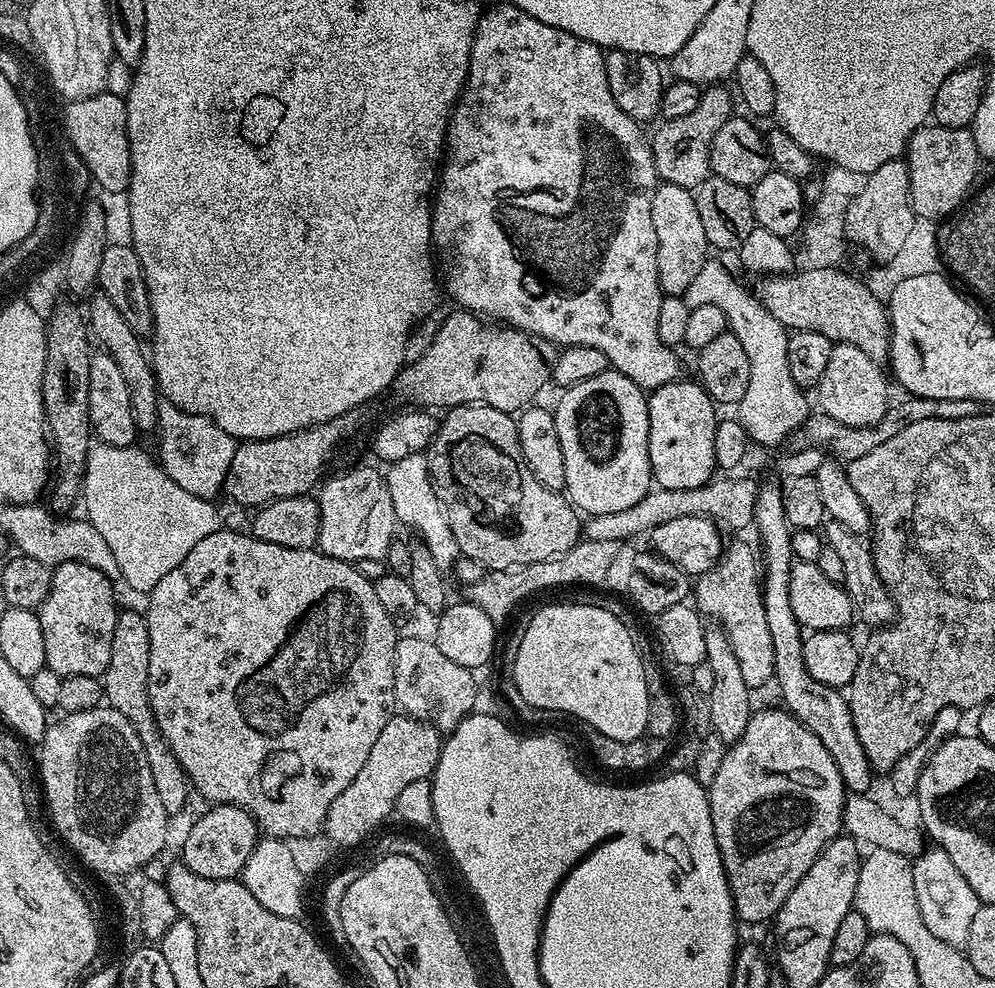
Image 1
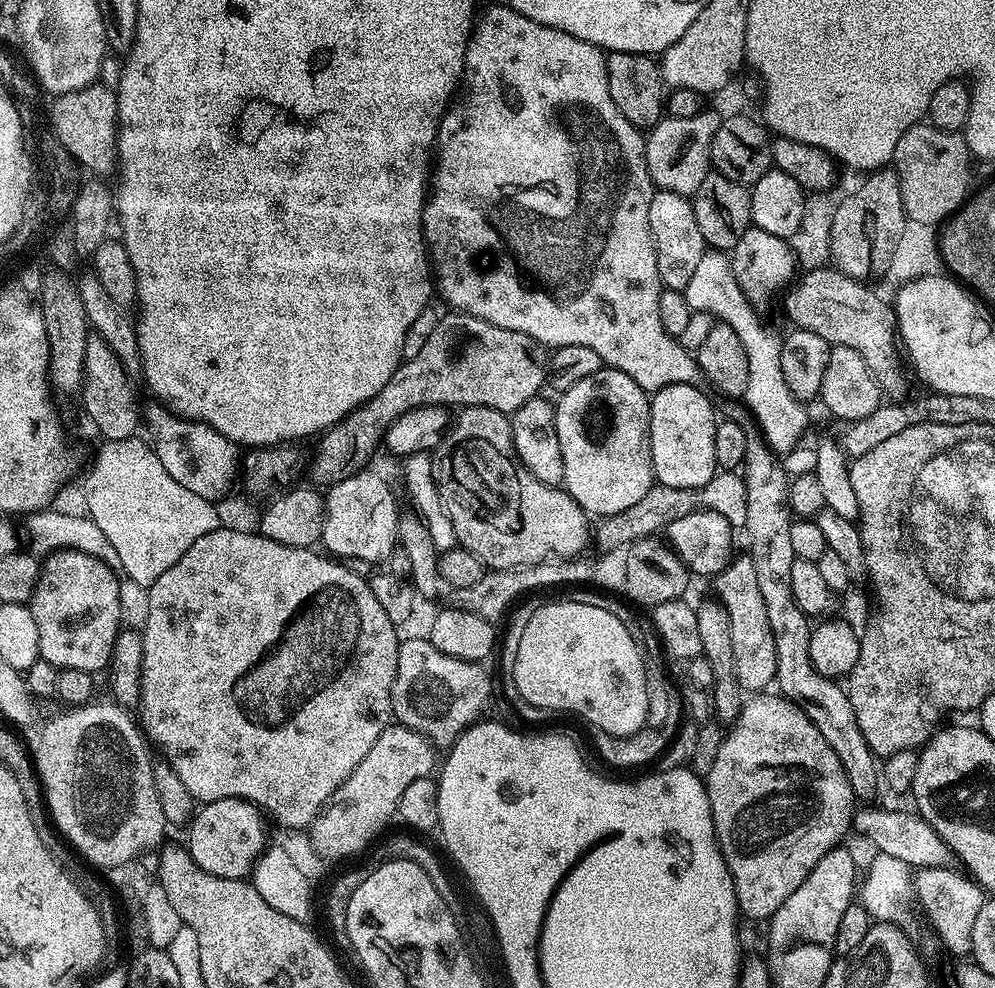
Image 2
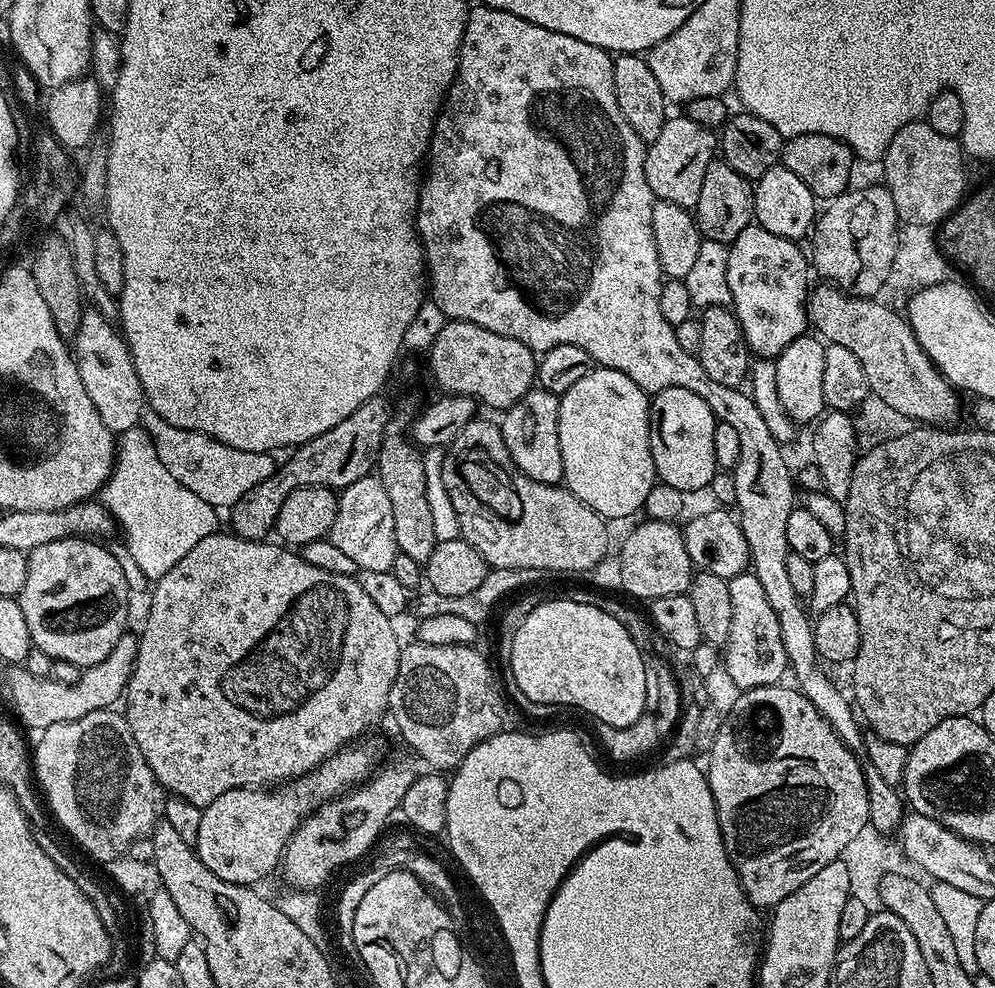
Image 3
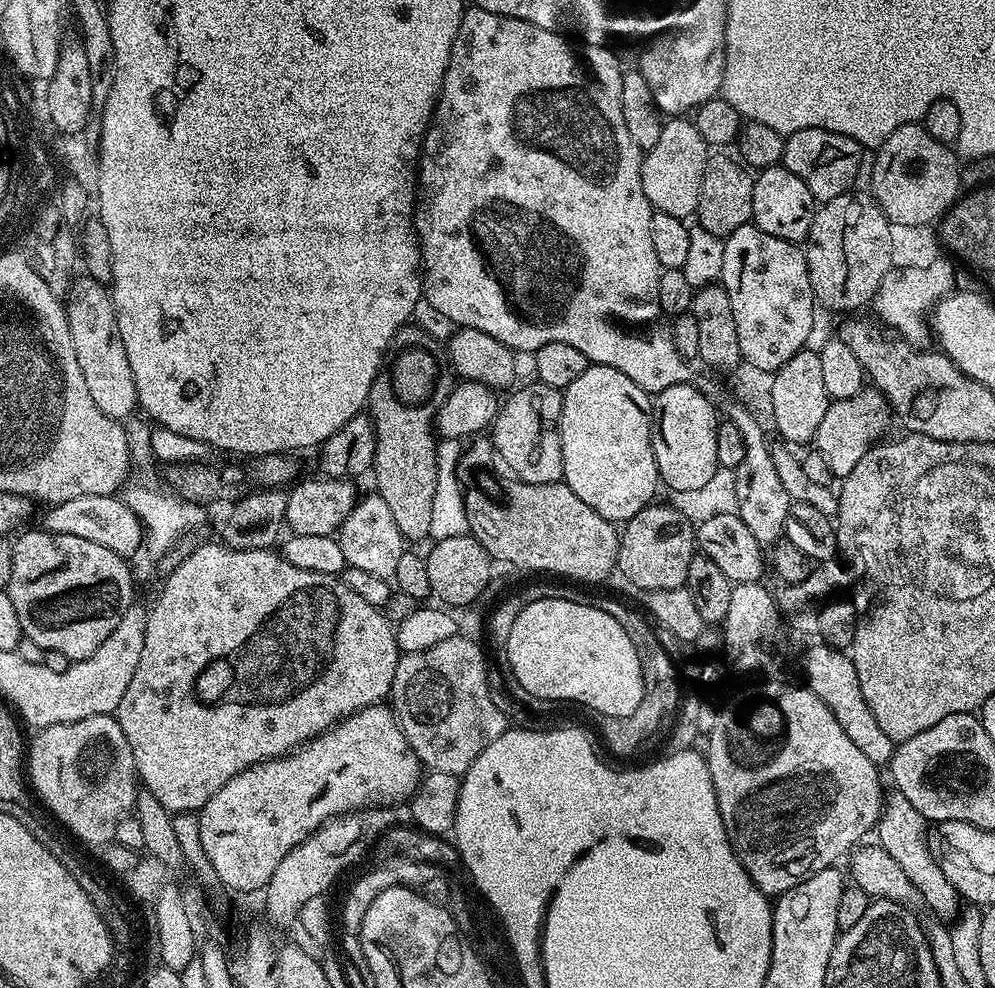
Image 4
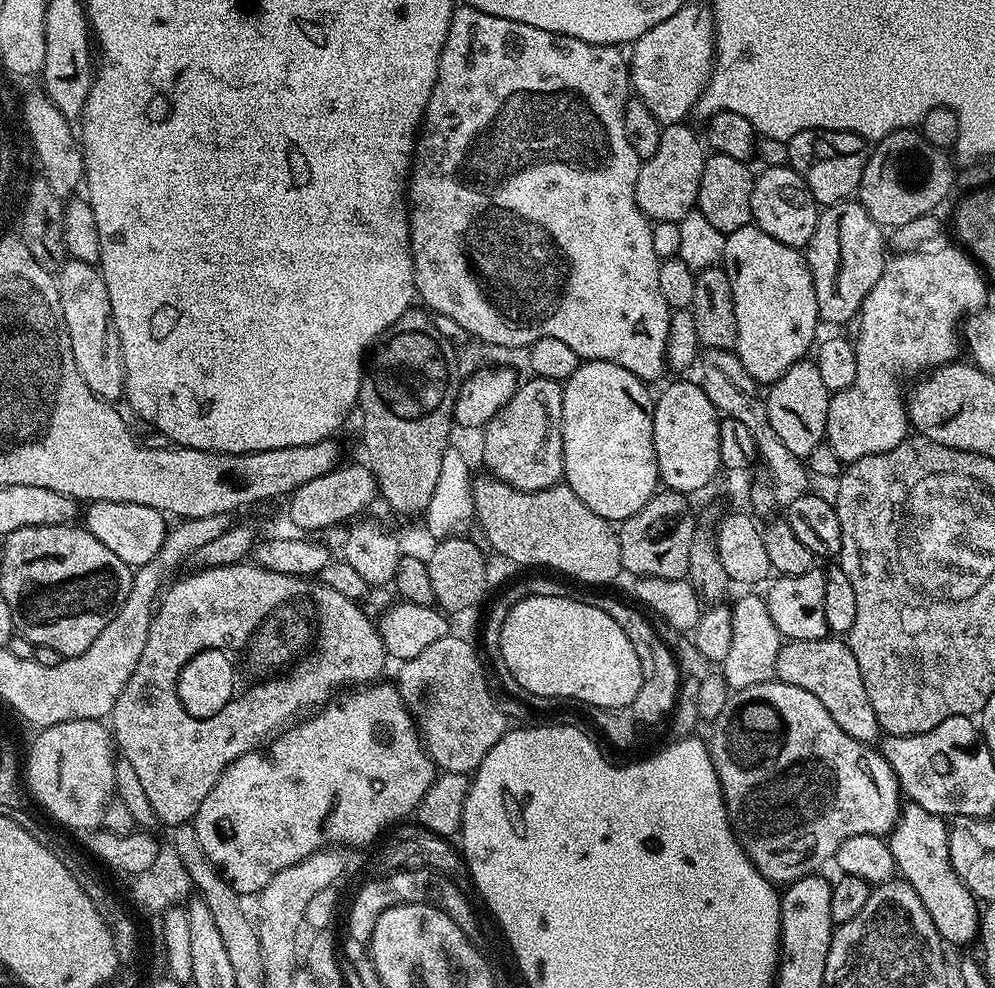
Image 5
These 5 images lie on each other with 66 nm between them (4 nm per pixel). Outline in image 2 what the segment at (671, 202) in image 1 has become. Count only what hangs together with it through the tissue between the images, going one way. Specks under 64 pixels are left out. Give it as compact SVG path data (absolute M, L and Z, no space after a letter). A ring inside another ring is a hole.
M653 191L650 198L650 234L654 238L654 250L658 258L658 274L661 285L670 291L683 292L694 275L694 269L706 251L702 230L694 218L691 199L673 192Z

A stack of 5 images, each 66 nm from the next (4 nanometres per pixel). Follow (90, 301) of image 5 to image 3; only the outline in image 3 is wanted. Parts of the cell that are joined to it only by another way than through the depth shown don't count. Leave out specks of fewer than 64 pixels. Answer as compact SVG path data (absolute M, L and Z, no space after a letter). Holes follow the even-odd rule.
M89 307L80 315L80 325L74 337L74 355L82 386L86 394L90 394L90 402L94 402L94 410L98 410L102 422L106 422L114 434L133 431L141 423L146 401L128 344L117 325L107 320L97 308Z

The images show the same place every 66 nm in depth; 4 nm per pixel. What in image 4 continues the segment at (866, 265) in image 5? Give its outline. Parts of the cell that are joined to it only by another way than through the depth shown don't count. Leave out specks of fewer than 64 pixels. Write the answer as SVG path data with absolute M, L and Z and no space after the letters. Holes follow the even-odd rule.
M849 194L847 196L839 196L833 200L825 200L819 205L814 214L814 222L808 231L808 239L806 241L806 255L808 257L808 273L810 274L810 286L812 294L816 297L816 303L821 309L829 308L832 312L848 312L844 314L856 314L859 308L864 308L873 303L876 299L876 292L882 286L882 282L888 277L888 273L893 271L891 262L891 232L893 225L888 223L886 214L878 206L878 202L872 199L871 195L856 196L857 194Z

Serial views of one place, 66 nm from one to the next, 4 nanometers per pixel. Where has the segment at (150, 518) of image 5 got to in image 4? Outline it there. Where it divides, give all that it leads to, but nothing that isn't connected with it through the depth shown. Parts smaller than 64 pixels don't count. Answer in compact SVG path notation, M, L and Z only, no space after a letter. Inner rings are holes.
M82 494L79 498L70 498L61 504L53 504L44 516L43 531L54 534L74 534L74 538L87 538L89 542L98 542L114 554L132 558L136 551L141 551L144 543L144 525L123 502L119 495Z

